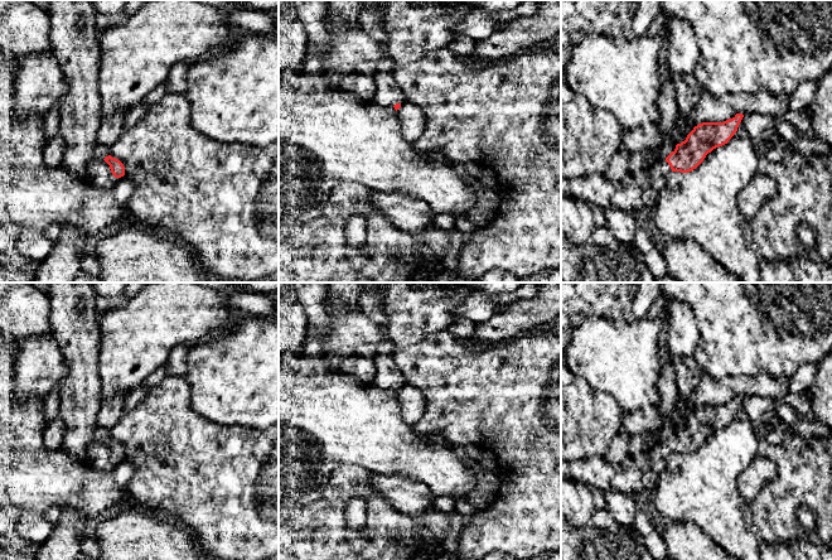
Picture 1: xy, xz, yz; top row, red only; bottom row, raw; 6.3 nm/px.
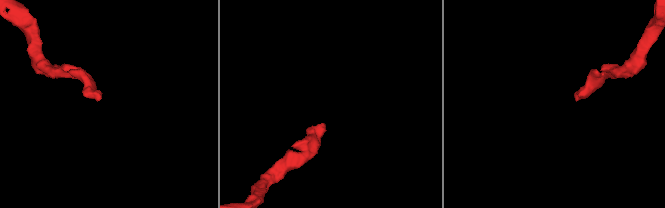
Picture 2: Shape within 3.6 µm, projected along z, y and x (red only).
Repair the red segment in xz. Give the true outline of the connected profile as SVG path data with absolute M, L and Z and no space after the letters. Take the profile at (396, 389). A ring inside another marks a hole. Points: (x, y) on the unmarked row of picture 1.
M362 283L358 305L359 310L369 317L384 334L384 342L377 347L373 357L376 376L371 385L378 388L393 390L397 394L401 386L406 383L406 378L392 358L400 348L392 343L387 334L387 317L383 309L383 300L374 293L377 288L383 285L384 283Z

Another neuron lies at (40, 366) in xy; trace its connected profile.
M50 333L21 341L16 359L16 399L21 404L37 399L44 402L53 388L67 376L67 362Z

